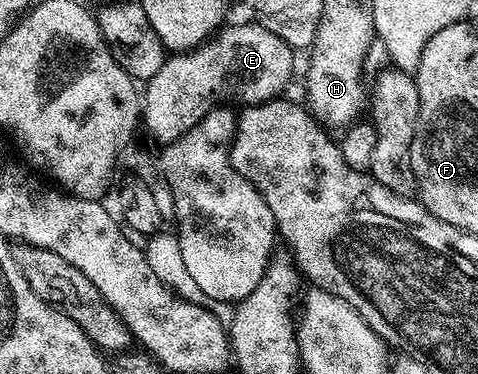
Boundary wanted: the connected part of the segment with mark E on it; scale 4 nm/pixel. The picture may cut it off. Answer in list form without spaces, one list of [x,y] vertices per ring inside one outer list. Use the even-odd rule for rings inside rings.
[[[256,21],[241,23],[238,27],[228,27],[216,37],[202,43],[200,47],[194,47],[184,53],[170,54],[163,69],[159,69],[159,73],[155,73],[155,77],[151,77],[144,84],[143,94],[140,96],[140,122],[143,124],[143,131],[145,127],[146,133],[158,145],[174,143],[176,139],[183,137],[183,133],[187,133],[187,129],[191,129],[208,111],[213,110],[218,101],[224,100],[221,99],[224,95],[237,95],[241,105],[252,105],[266,103],[284,92],[281,90],[288,85],[289,78],[293,75],[294,48],[287,46],[283,40],[275,37],[275,33],[271,33]]]

